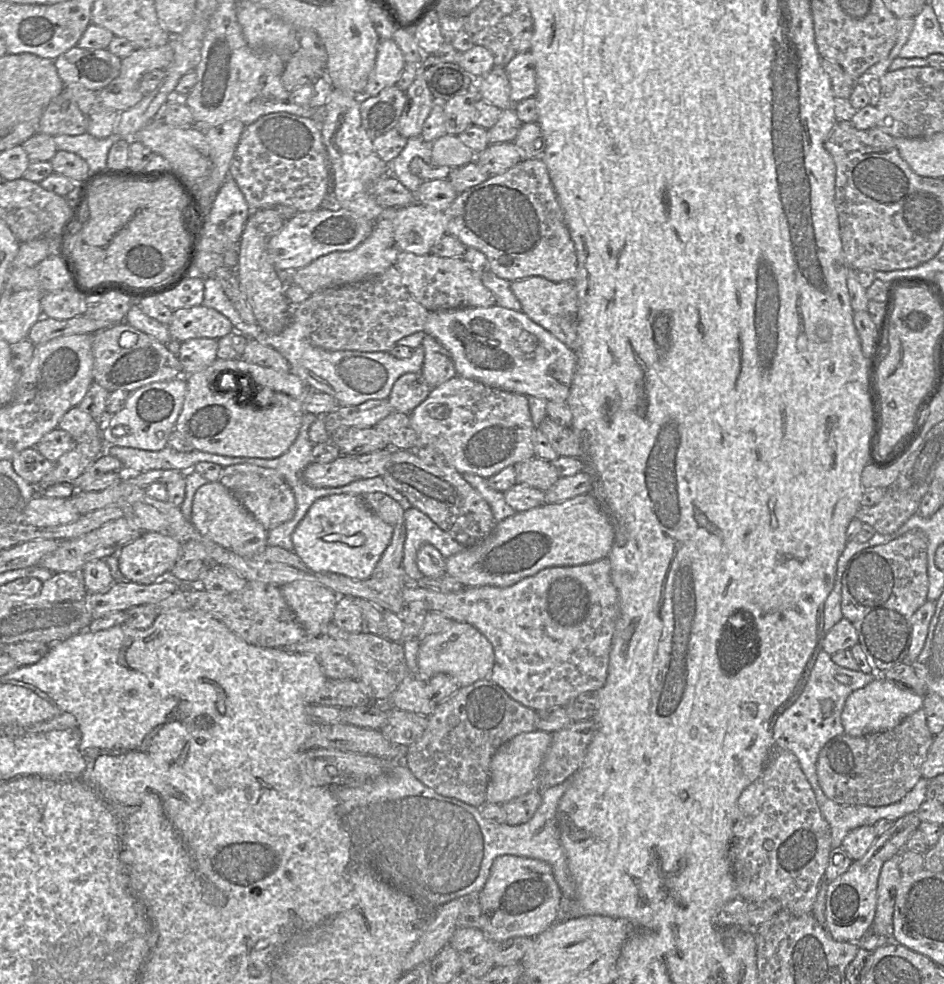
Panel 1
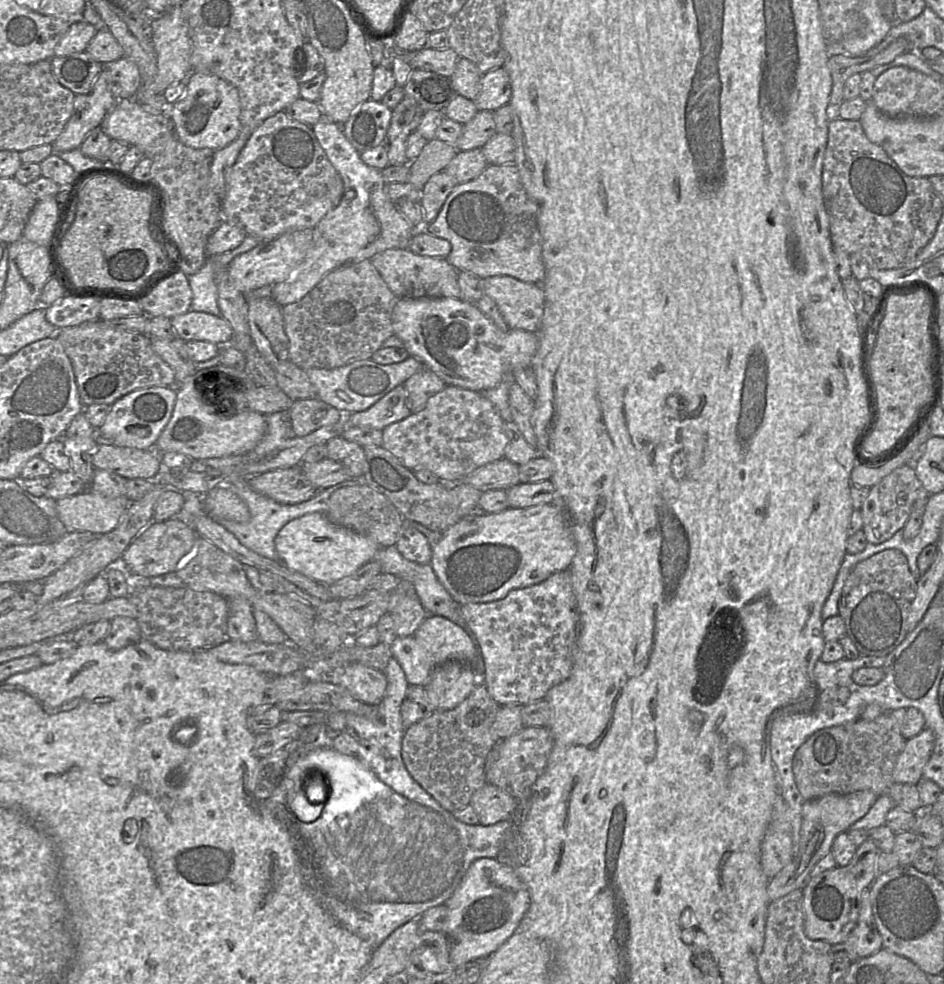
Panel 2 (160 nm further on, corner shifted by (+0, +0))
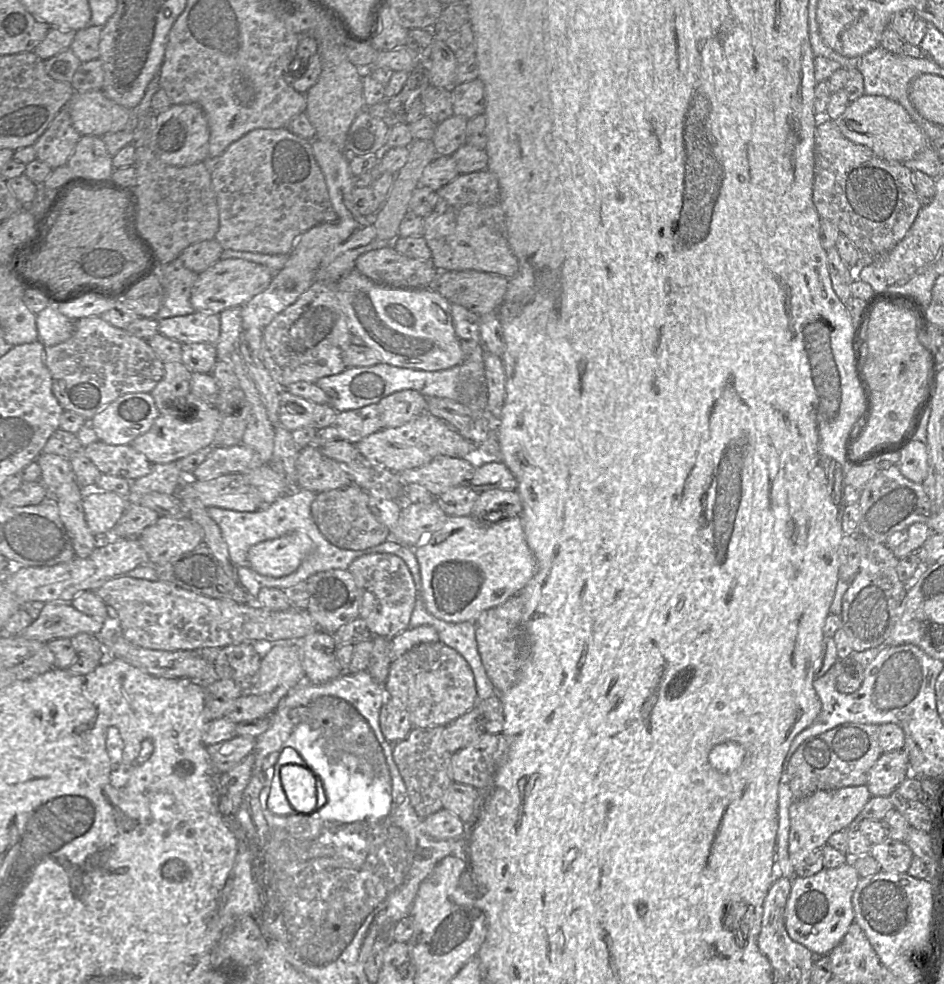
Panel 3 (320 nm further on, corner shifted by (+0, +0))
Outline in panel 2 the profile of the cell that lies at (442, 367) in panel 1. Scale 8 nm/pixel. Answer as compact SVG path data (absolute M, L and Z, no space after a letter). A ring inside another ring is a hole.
M423 367L403 383L411 414L425 408L429 398L443 390L447 384L430 369Z

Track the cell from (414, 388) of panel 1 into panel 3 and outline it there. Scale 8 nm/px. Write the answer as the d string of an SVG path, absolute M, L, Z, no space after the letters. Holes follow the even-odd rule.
M378 404L337 412L331 426L338 431L340 440L357 443L382 429Z

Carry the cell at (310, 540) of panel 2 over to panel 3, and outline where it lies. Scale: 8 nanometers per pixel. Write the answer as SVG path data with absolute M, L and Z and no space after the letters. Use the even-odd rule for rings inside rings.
M302 531L285 534L253 545L247 554L250 568L258 574L280 578L293 573L313 549L313 541Z

